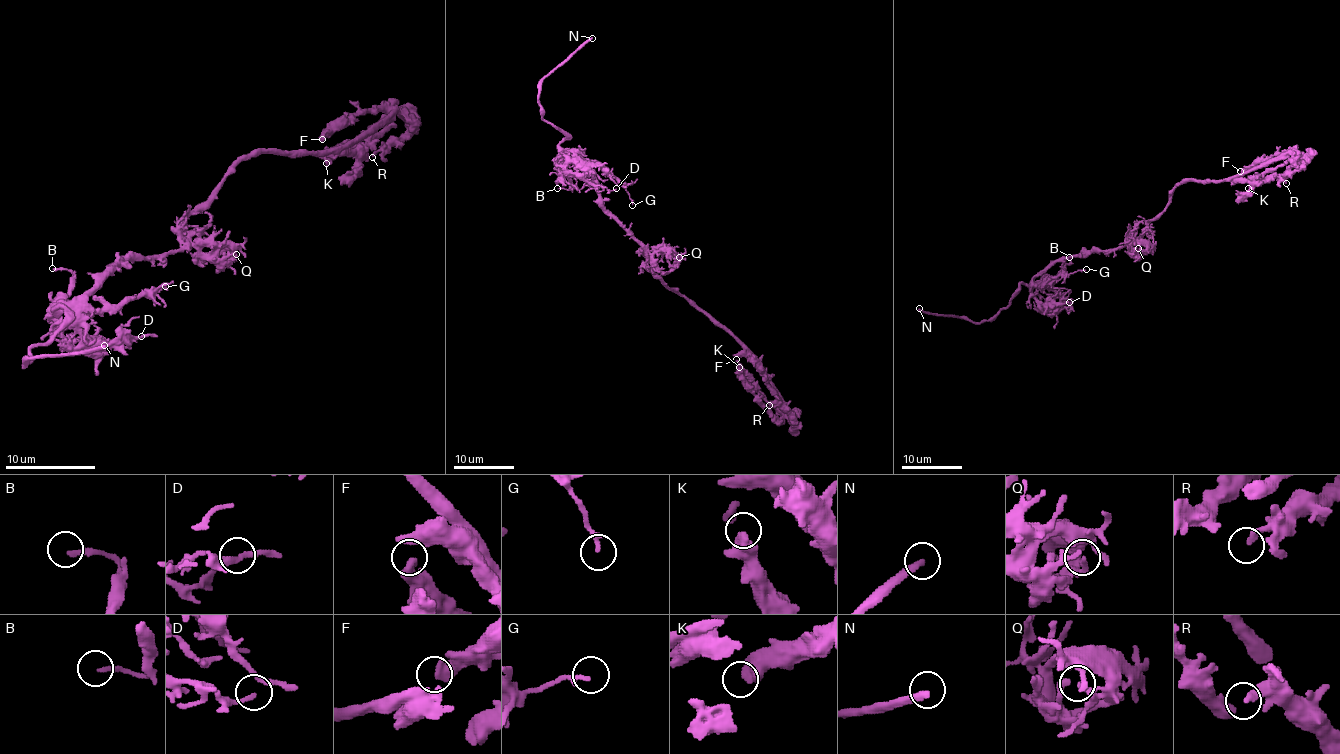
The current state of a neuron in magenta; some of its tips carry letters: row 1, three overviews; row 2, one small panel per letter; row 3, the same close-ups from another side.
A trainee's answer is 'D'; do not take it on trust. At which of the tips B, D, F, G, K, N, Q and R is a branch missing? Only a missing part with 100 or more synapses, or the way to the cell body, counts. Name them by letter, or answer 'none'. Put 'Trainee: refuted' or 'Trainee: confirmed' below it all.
N
Trainee: refuted

